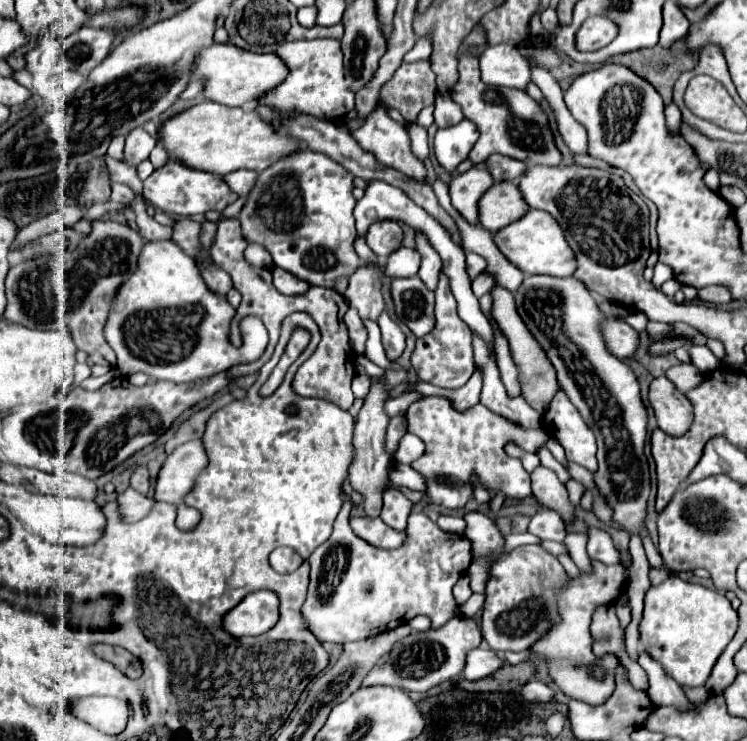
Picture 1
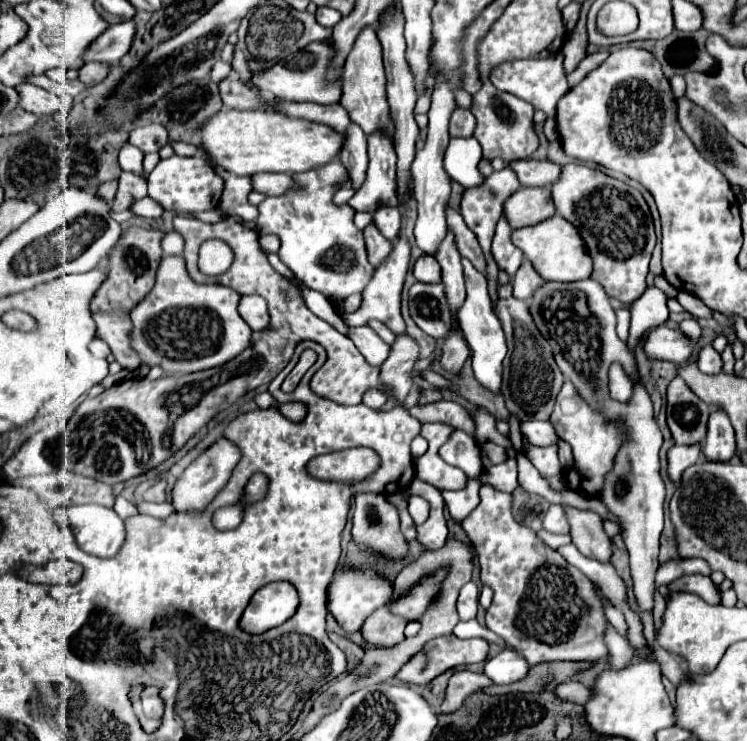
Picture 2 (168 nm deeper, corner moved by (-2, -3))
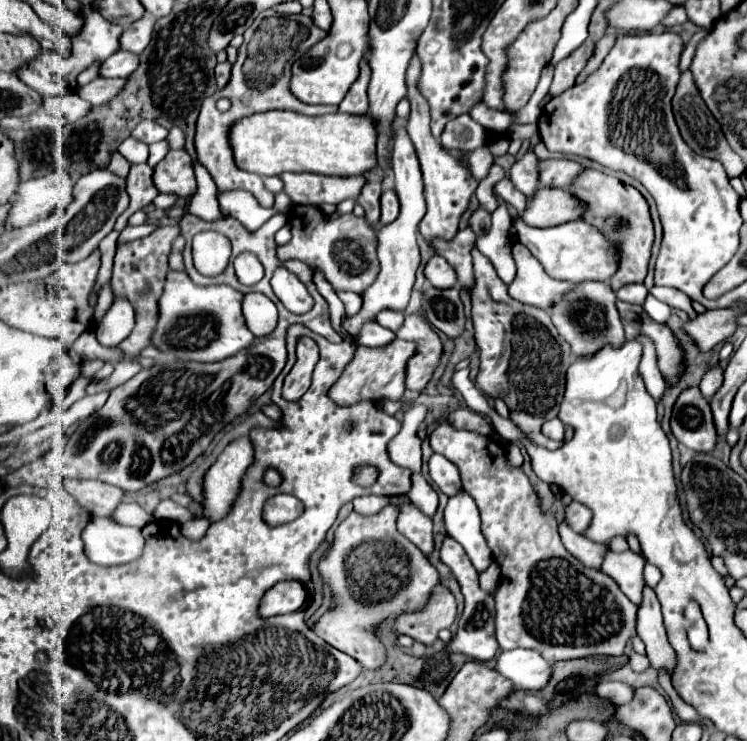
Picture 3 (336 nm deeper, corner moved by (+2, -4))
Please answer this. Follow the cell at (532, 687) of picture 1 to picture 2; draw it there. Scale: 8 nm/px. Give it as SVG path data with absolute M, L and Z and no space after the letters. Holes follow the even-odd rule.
M573 680L563 682L563 684L559 684L559 686L555 688L555 696L557 696L559 700L575 702L575 704L585 704L587 698L589 698L589 694L591 694L591 690L589 690L587 686L579 684L579 682L573 682Z

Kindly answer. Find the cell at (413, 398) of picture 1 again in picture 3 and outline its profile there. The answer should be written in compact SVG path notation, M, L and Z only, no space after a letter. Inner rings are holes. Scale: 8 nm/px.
M467 407L453 411L453 413L449 415L449 419L451 419L451 423L453 423L455 427L461 427L461 429L479 431L479 433L483 433L483 435L491 435L491 431L493 431L493 427L491 427L491 423L487 421L485 415L475 413L475 411L467 409Z

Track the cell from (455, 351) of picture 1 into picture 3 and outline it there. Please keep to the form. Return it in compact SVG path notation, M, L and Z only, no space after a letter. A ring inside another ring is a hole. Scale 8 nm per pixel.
M415 55L411 59L409 71L407 71L407 97L411 101L411 115L405 123L405 129L415 145L419 163L421 163L421 171L423 171L423 181L425 181L425 197L427 197L427 215L421 221L421 235L431 241L433 237L443 237L443 239L453 239L453 235L459 229L459 219L461 215L467 211L469 201L479 185L479 181L473 177L473 173L469 171L469 167L465 165L463 159L451 155L447 149L443 149L439 145L437 139L433 139L431 129L429 129L429 105L425 101L425 97L421 97L419 89L417 89L417 79L421 75L421 63L419 57Z

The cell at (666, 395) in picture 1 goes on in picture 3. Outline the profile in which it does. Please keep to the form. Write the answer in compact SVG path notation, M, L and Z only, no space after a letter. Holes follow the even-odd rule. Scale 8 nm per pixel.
M699 387L685 389L671 415L671 431L679 443L693 451L713 451L719 435L713 425L709 401L701 395Z

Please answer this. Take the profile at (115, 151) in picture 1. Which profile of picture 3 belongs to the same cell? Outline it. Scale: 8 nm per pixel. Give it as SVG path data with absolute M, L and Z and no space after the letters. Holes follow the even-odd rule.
M127 137L127 139L121 143L119 151L121 151L121 155L123 155L127 161L131 161L133 165L137 165L137 163L145 163L145 161L147 161L149 145L137 141L135 137Z

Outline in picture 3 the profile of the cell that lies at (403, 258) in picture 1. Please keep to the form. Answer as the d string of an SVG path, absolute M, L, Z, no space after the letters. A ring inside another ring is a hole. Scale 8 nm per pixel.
M433 255L433 259L427 263L425 277L437 289L451 289L457 285L455 269L445 261L445 257L439 257L439 255Z

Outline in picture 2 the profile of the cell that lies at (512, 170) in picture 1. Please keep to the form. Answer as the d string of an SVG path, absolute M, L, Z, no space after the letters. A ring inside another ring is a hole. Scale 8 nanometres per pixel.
M515 160L509 164L509 168L513 168L513 172L517 174L519 182L523 186L551 186L561 172L561 166L545 160Z

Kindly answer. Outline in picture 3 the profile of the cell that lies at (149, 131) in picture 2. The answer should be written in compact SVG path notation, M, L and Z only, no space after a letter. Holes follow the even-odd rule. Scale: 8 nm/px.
M149 119L149 121L141 121L135 129L133 129L133 137L137 137L139 141L143 141L143 143L147 143L147 145L151 145L151 143L157 143L157 141L161 141L163 137L167 137L167 129L165 127L161 127L157 121L153 121L153 119Z

